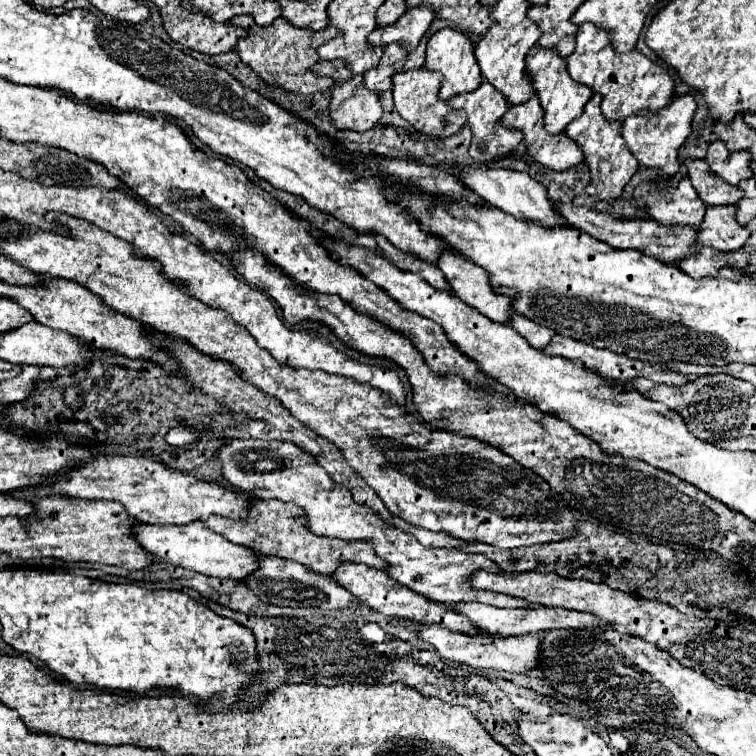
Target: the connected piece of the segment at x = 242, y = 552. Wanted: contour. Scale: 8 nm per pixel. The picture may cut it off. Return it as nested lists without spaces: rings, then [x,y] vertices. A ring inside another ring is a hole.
[[[200,521],[186,523],[186,525],[170,525],[170,523],[168,525],[148,525],[148,523],[136,523],[136,527],[132,527],[132,537],[150,555],[156,555],[158,561],[180,565],[184,569],[198,571],[202,575],[242,581],[246,575],[250,575],[256,569],[256,557],[258,555],[252,549],[226,541],[222,535],[210,531]]]

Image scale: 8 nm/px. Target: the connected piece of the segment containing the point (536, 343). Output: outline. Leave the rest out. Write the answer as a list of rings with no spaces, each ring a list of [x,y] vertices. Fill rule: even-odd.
[[[514,315],[510,327],[514,327],[538,351],[544,351],[550,345],[552,337],[556,335],[556,331],[552,331],[548,327],[542,327],[542,325],[534,323],[532,319],[522,317],[522,315]]]

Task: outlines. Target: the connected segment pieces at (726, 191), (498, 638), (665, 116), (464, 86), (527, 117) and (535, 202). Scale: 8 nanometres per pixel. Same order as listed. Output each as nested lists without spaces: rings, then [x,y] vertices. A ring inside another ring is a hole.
[[[688,159],[686,167],[694,189],[706,205],[732,205],[742,199],[744,191],[726,183],[720,175],[710,171],[706,159]]]
[[[422,625],[418,629],[418,637],[430,645],[434,645],[434,649],[438,649],[438,653],[448,659],[448,661],[454,661],[454,663],[464,663],[472,669],[502,669],[502,671],[510,671],[510,673],[524,673],[528,669],[534,669],[538,667],[538,657],[540,657],[540,641],[536,635],[512,635],[512,637],[502,637],[502,635],[486,635],[486,633],[480,633],[480,635],[466,635],[466,633],[454,633],[454,631],[448,631],[446,627],[440,627],[440,625]]]
[[[692,95],[676,97],[672,103],[668,103],[664,109],[656,113],[642,113],[642,115],[632,115],[622,123],[622,137],[626,141],[628,151],[638,159],[642,167],[656,169],[660,173],[660,183],[668,185],[670,177],[678,171],[678,149],[690,135],[690,123],[696,111],[696,101]]]
[[[440,29],[436,31],[430,39],[428,39],[428,47],[426,47],[426,63],[424,67],[428,71],[440,71],[442,73],[442,87],[440,87],[440,99],[446,101],[452,95],[458,93],[468,93],[472,89],[478,89],[482,83],[482,75],[480,75],[480,67],[476,63],[476,57],[472,55],[474,45],[472,41],[458,29]]]
[[[532,97],[530,101],[526,101],[526,103],[522,103],[522,105],[512,105],[512,107],[506,111],[506,115],[500,119],[500,123],[502,123],[504,127],[514,127],[514,129],[522,131],[522,133],[524,133],[526,147],[528,147],[528,153],[530,153],[540,165],[544,165],[546,169],[552,169],[552,171],[566,171],[566,169],[578,165],[578,163],[584,159],[580,147],[576,147],[576,143],[572,143],[572,139],[568,139],[566,133],[562,133],[562,135],[548,135],[548,133],[544,131],[542,115],[544,115],[544,111],[540,111],[538,99]]]
[[[458,167],[458,171],[464,171],[464,183],[468,183],[472,191],[476,191],[486,203],[506,211],[508,215],[522,219],[522,221],[540,223],[544,227],[560,225],[562,217],[560,217],[558,205],[548,197],[548,189],[542,183],[538,183],[534,177],[530,177],[528,173],[518,173],[518,171],[500,169],[500,167],[494,167],[494,169]]]

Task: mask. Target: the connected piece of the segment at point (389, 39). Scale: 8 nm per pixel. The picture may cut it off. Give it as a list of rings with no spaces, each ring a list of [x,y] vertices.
[[[428,5],[408,9],[396,23],[392,23],[388,27],[376,27],[368,35],[368,43],[376,45],[376,47],[386,47],[390,43],[398,43],[402,49],[406,49],[410,53],[412,49],[418,47],[420,39],[428,31],[434,17],[436,17],[436,13]]]

